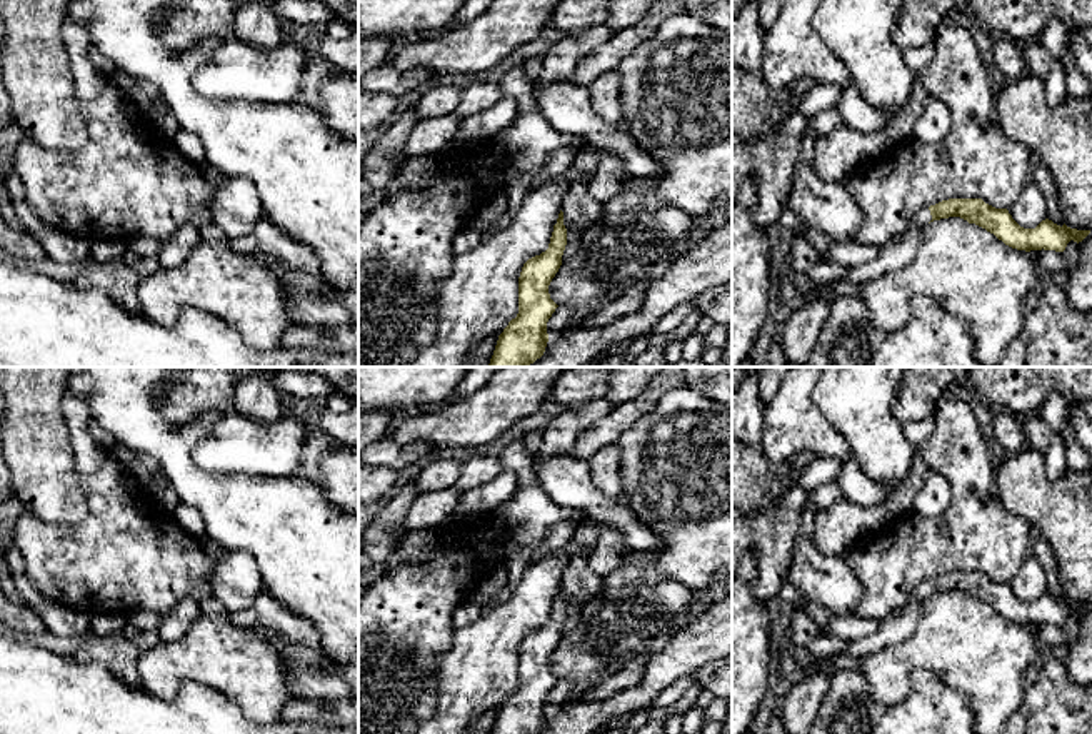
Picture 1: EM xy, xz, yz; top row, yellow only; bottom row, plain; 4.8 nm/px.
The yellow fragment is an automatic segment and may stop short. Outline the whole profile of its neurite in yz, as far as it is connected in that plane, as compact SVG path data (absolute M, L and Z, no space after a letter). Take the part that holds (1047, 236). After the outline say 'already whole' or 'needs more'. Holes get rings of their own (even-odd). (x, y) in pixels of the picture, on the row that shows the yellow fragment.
M949 199L919 210L900 237L882 245L875 259L849 269L844 282L867 284L895 272L912 262L917 254L919 232L934 220L960 217L994 234L1005 245L1017 250L1055 250L1064 252L1070 240L1082 242L1090 230L1060 227L1052 220L1042 220L1035 229L1020 227L1007 209L995 209L982 199Z | needs more

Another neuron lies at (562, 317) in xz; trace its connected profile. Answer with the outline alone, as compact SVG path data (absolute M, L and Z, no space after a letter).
M559 305L547 322L549 337L562 334L569 327L572 327L577 317L579 314L572 307Z

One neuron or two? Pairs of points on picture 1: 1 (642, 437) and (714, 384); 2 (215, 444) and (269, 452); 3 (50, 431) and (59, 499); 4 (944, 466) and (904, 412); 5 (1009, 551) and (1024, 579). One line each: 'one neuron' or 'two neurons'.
1: two neurons
2: one neuron
3: one neuron
4: two neurons
5: two neurons

